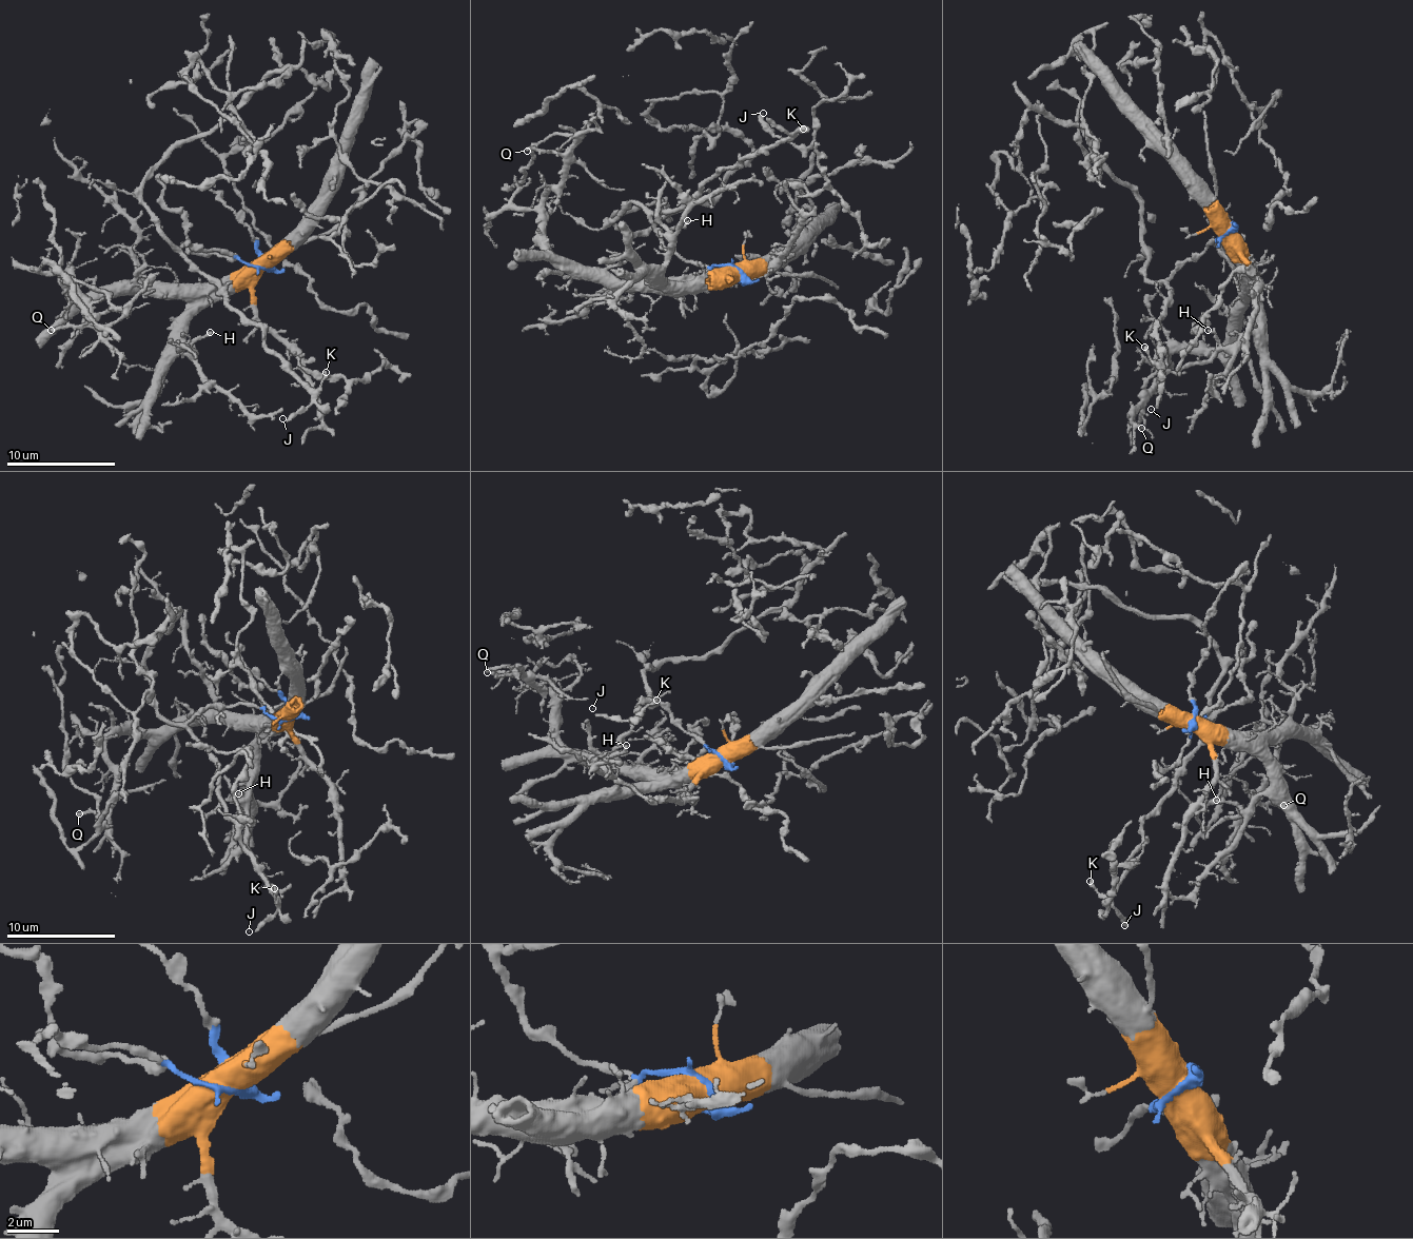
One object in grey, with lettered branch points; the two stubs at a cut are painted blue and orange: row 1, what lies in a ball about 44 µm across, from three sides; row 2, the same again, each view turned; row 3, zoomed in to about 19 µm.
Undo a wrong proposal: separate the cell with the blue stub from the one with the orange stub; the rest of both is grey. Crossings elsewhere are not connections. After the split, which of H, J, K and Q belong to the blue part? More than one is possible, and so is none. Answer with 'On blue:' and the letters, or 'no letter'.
On blue: J, K

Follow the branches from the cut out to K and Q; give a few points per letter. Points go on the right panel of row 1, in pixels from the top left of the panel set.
K: (1228, 234), (1184, 260), (1168, 281), (1172, 303), (1157, 321), (1162, 361), (1154, 361), (1143, 347)
Q: (1228, 234), (1241, 278), (1229, 335), (1220, 346), (1158, 355), (1158, 382), (1140, 429)

